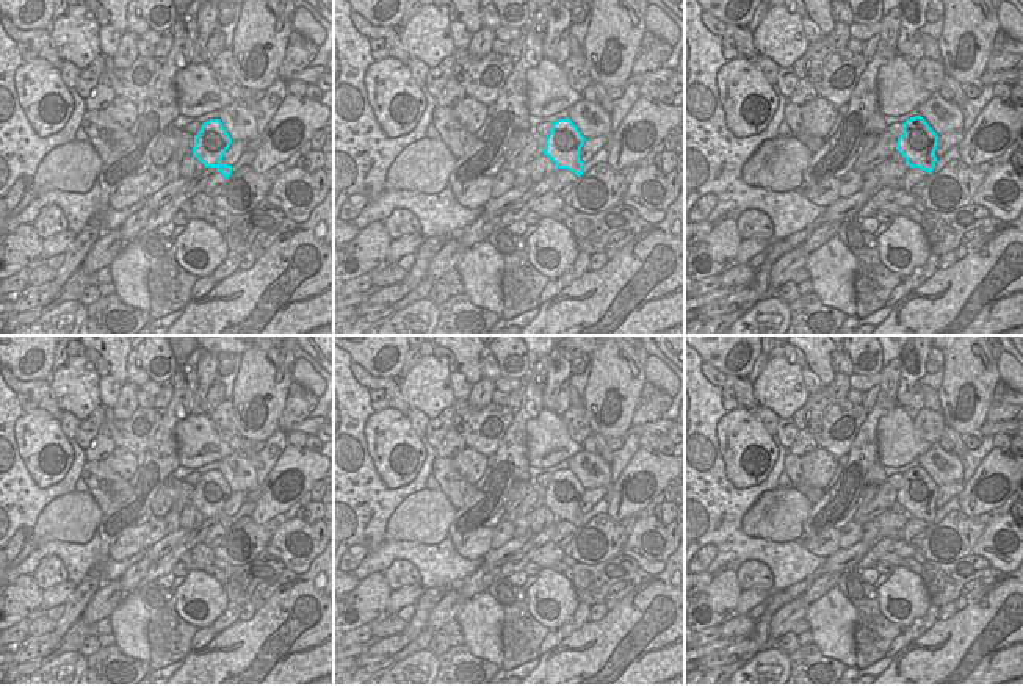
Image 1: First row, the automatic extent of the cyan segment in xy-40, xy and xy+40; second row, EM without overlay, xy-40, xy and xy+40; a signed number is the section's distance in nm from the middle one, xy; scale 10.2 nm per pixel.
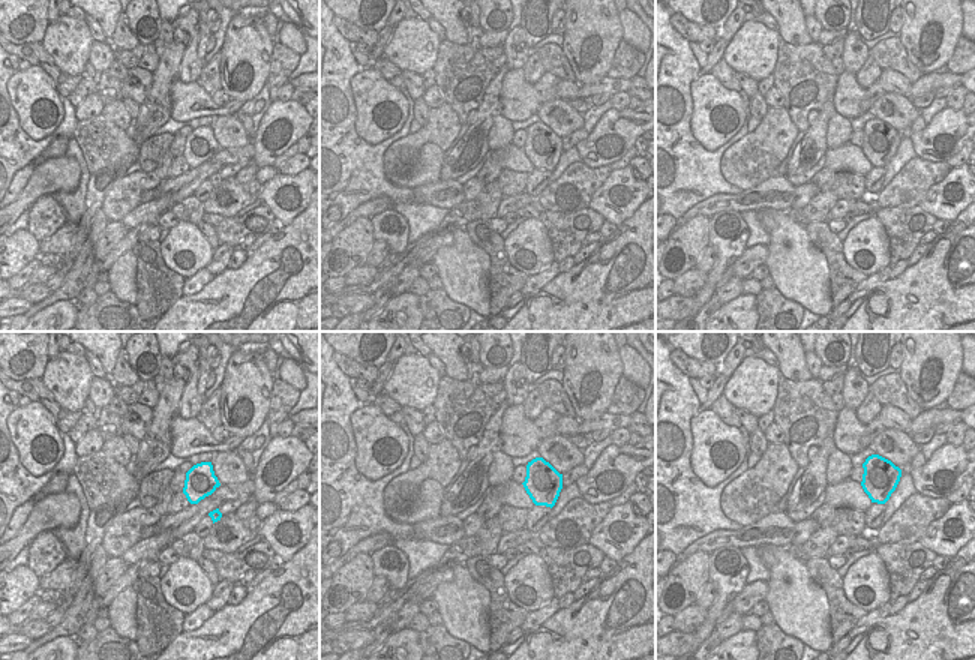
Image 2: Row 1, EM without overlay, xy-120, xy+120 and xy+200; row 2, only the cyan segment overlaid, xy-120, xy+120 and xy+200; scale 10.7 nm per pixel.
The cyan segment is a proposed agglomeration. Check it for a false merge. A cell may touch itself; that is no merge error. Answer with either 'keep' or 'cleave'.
keep

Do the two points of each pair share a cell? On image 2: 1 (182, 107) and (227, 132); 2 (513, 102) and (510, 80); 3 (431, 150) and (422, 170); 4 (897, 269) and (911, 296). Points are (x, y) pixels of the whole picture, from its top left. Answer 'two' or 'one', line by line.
1: two
2: one
3: one
4: two

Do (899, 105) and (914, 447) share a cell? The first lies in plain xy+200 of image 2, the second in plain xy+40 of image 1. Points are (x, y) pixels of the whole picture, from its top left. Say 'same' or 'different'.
different

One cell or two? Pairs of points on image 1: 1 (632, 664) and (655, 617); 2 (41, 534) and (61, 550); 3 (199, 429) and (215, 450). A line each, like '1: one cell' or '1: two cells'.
1: one cell
2: two cells
3: one cell

